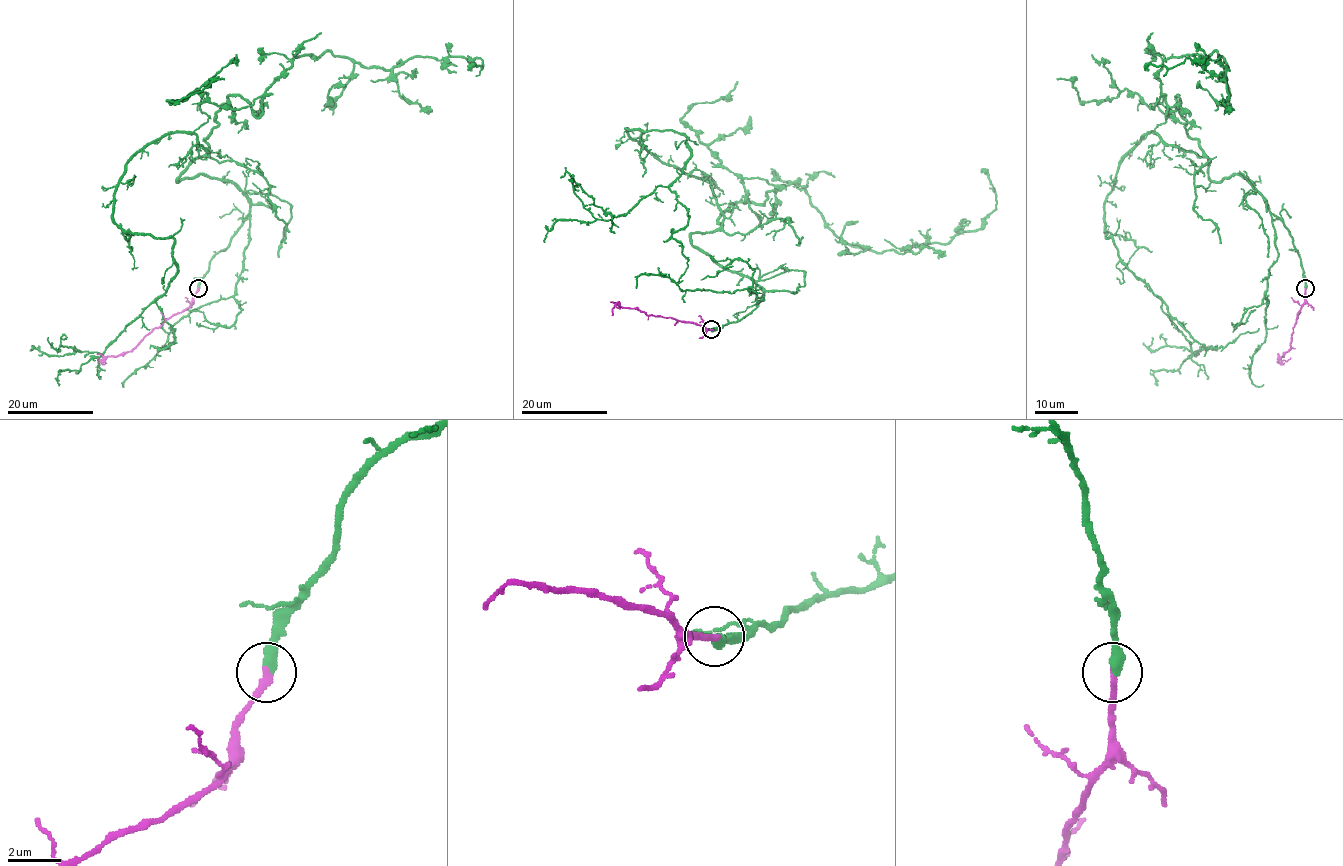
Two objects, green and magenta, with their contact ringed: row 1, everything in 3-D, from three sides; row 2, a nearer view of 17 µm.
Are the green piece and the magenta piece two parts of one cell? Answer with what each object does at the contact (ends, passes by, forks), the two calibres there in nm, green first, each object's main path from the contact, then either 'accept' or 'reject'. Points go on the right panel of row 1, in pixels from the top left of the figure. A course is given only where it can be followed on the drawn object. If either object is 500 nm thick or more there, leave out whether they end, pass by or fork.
green ends | magenta ends | 440/280 nm | green via (1305, 288), (1250, 182), (1147, 132), (1106, 237), (1195, 352), (1152, 337) | magenta via (1305, 289), (1305, 303), (1293, 327), (1291, 348), (1280, 358), (1286, 360), (1291, 357) | accept

